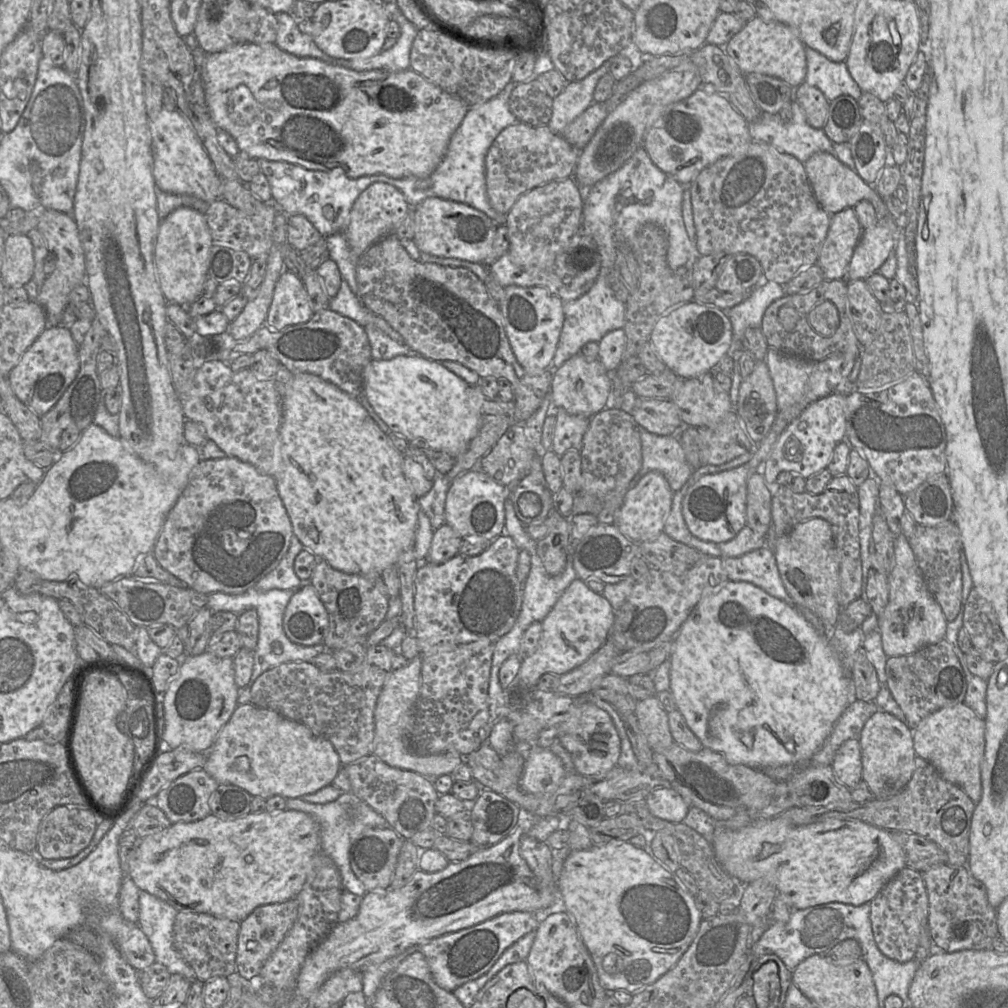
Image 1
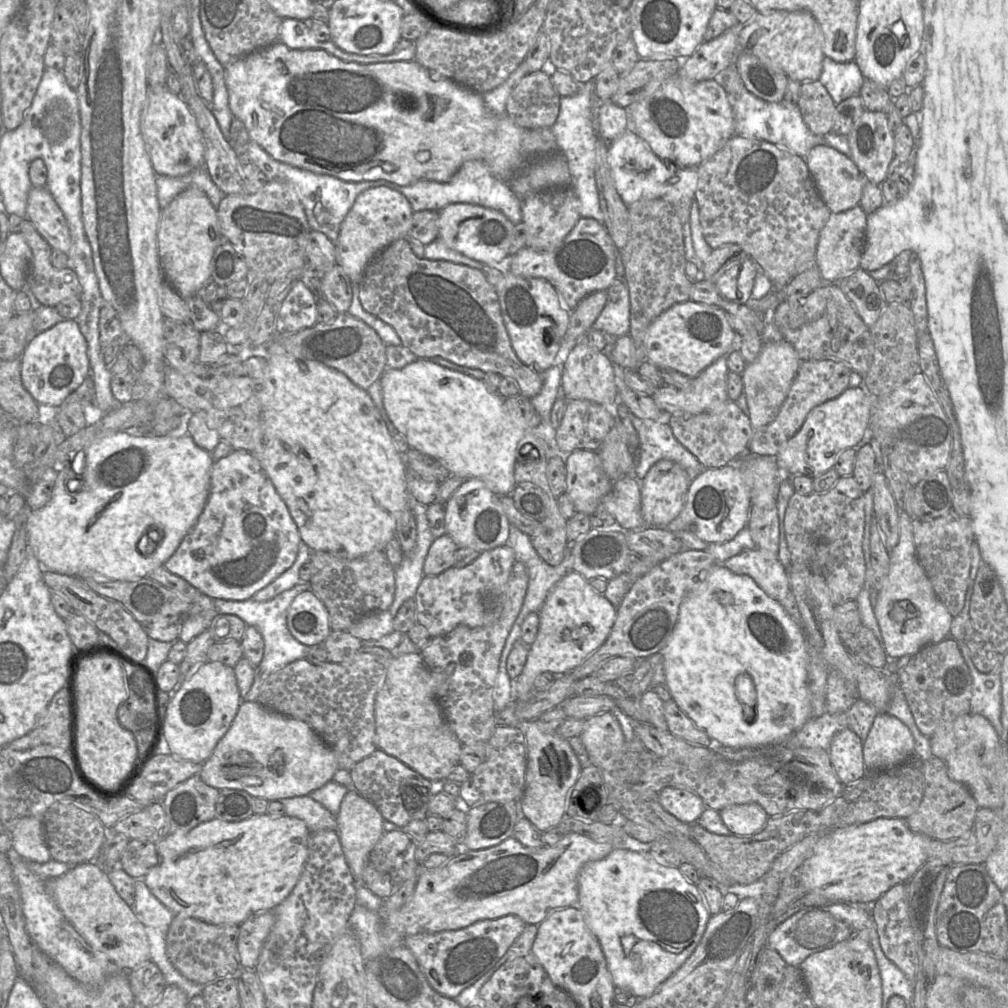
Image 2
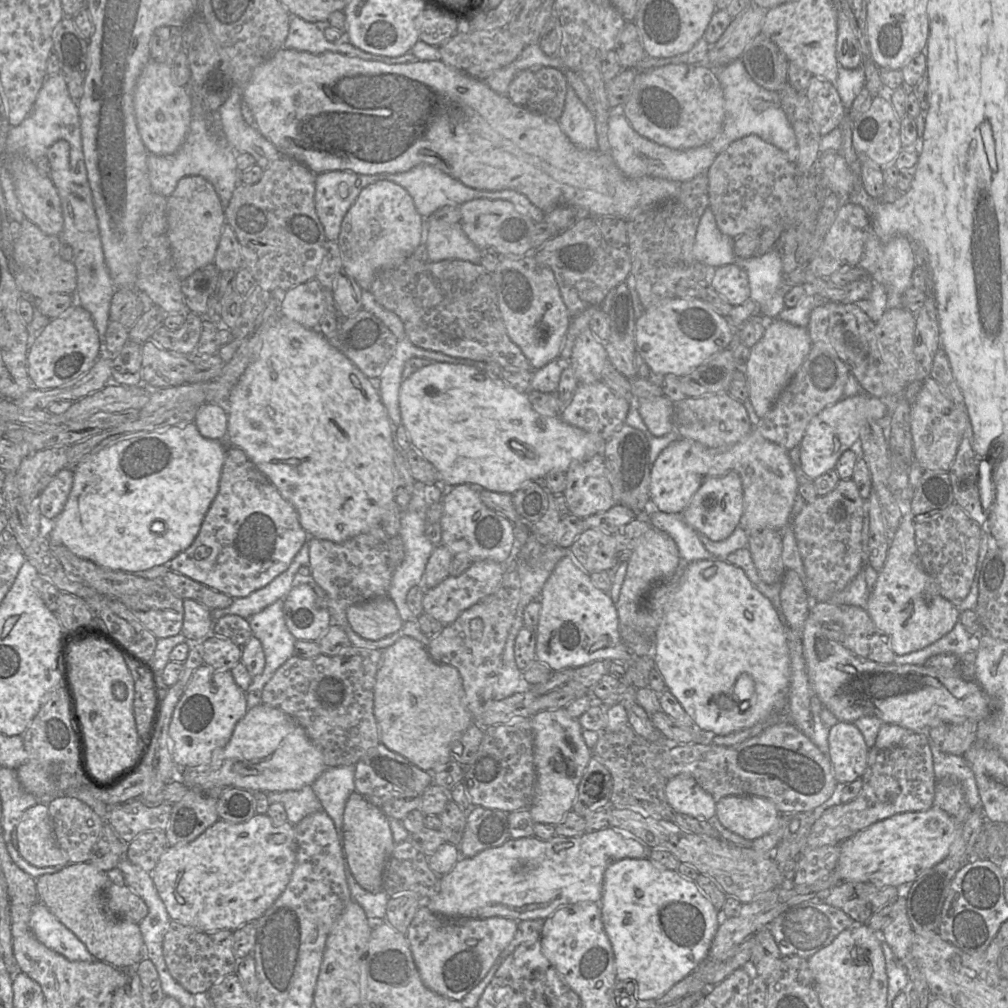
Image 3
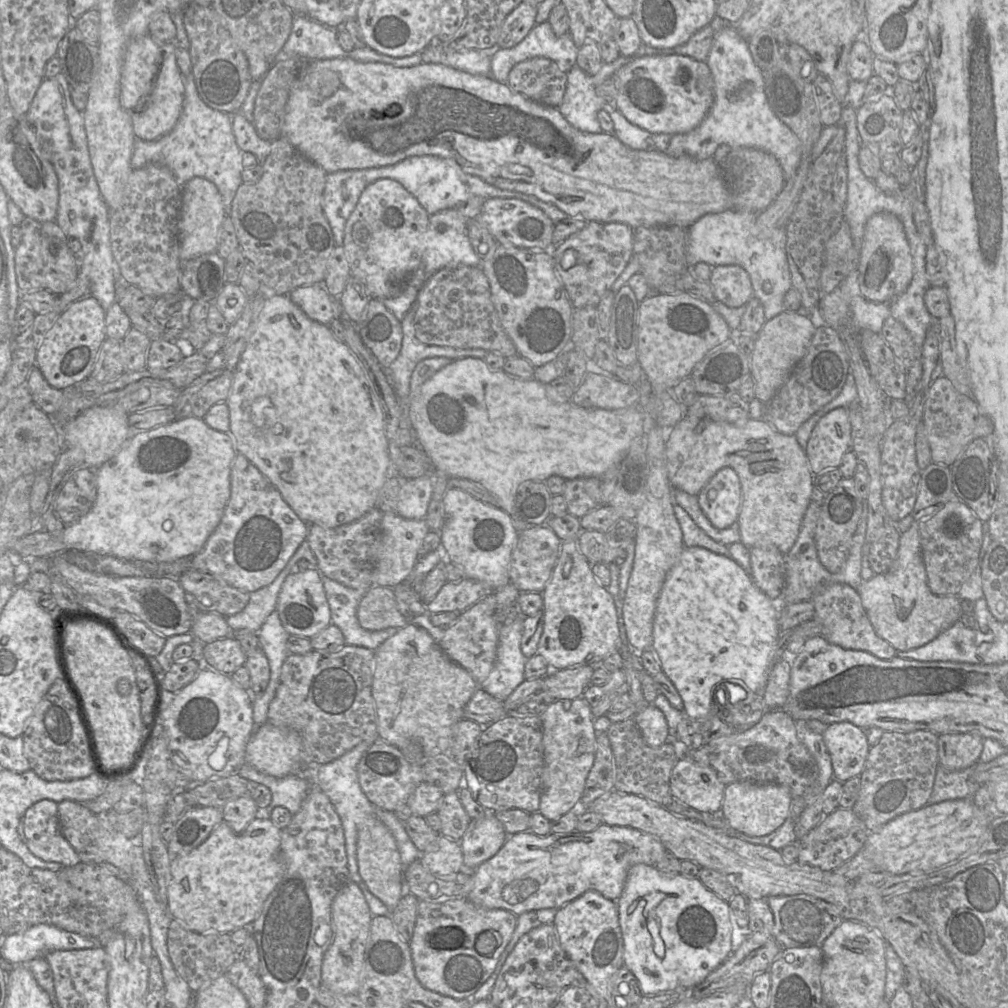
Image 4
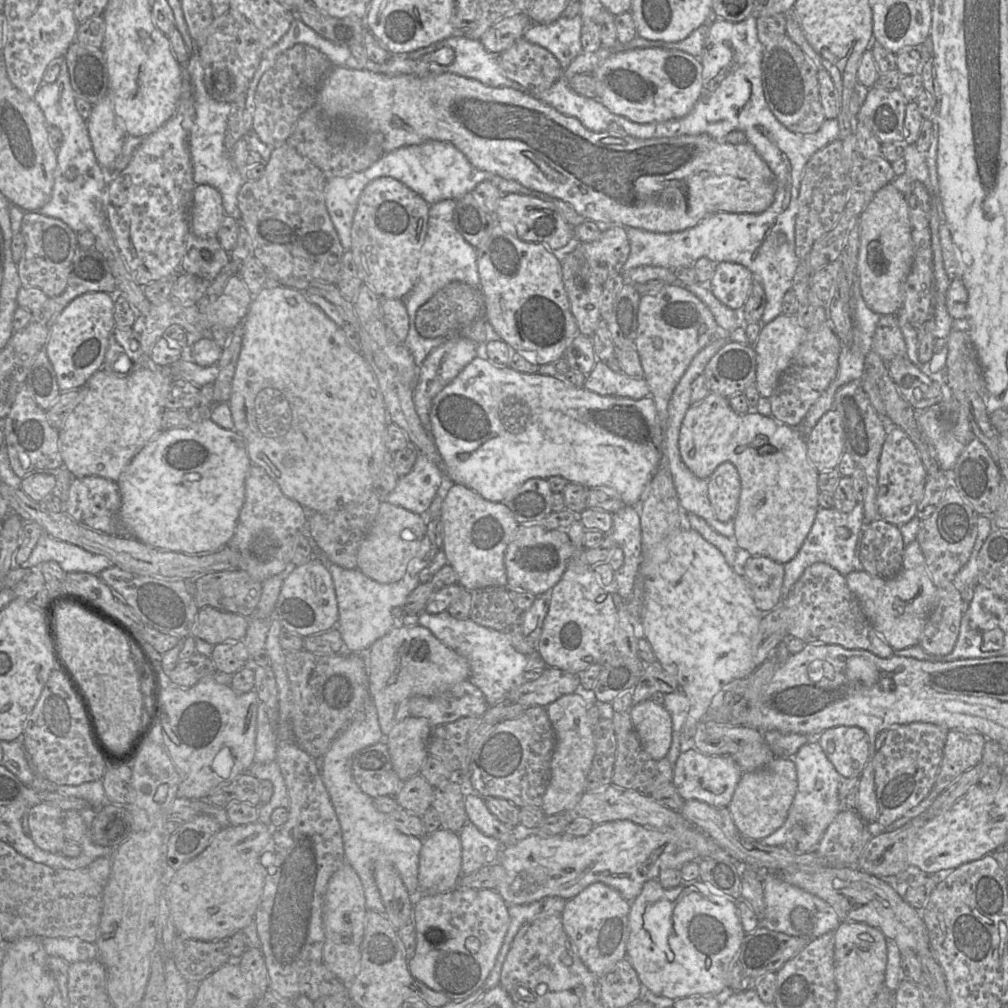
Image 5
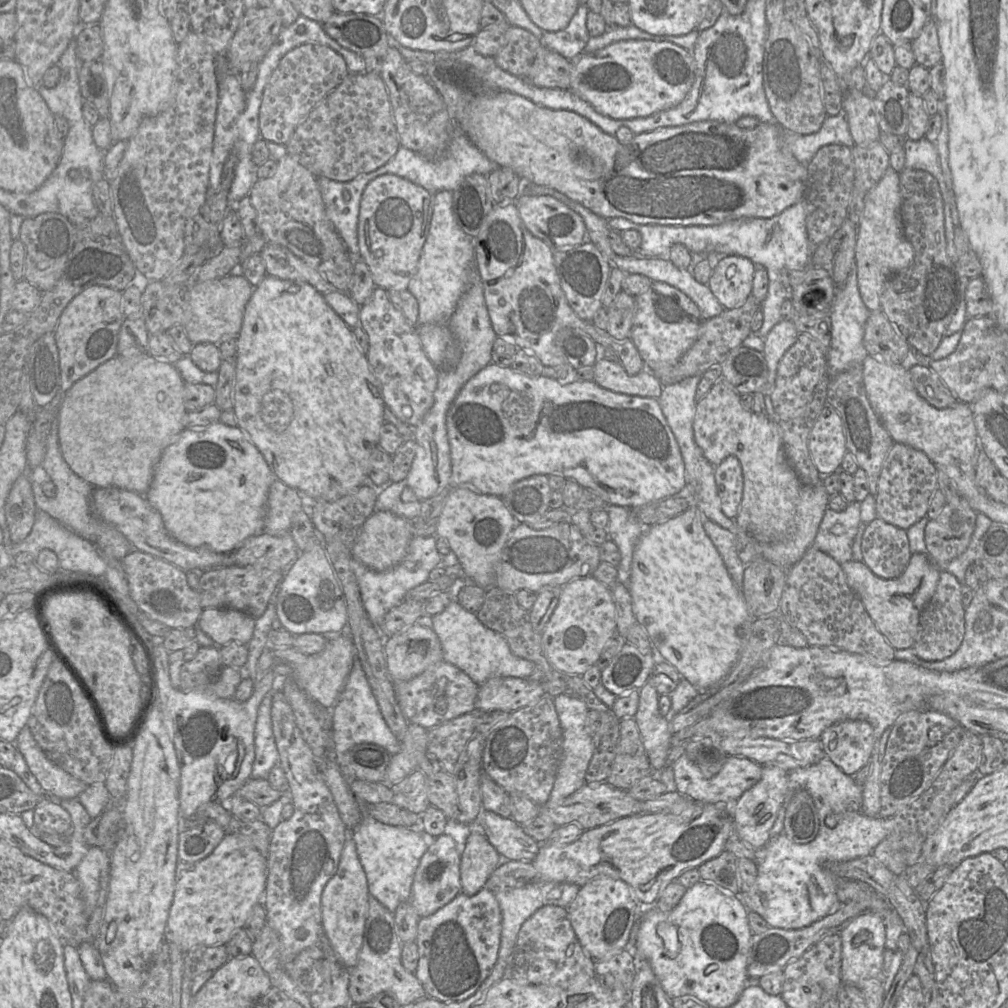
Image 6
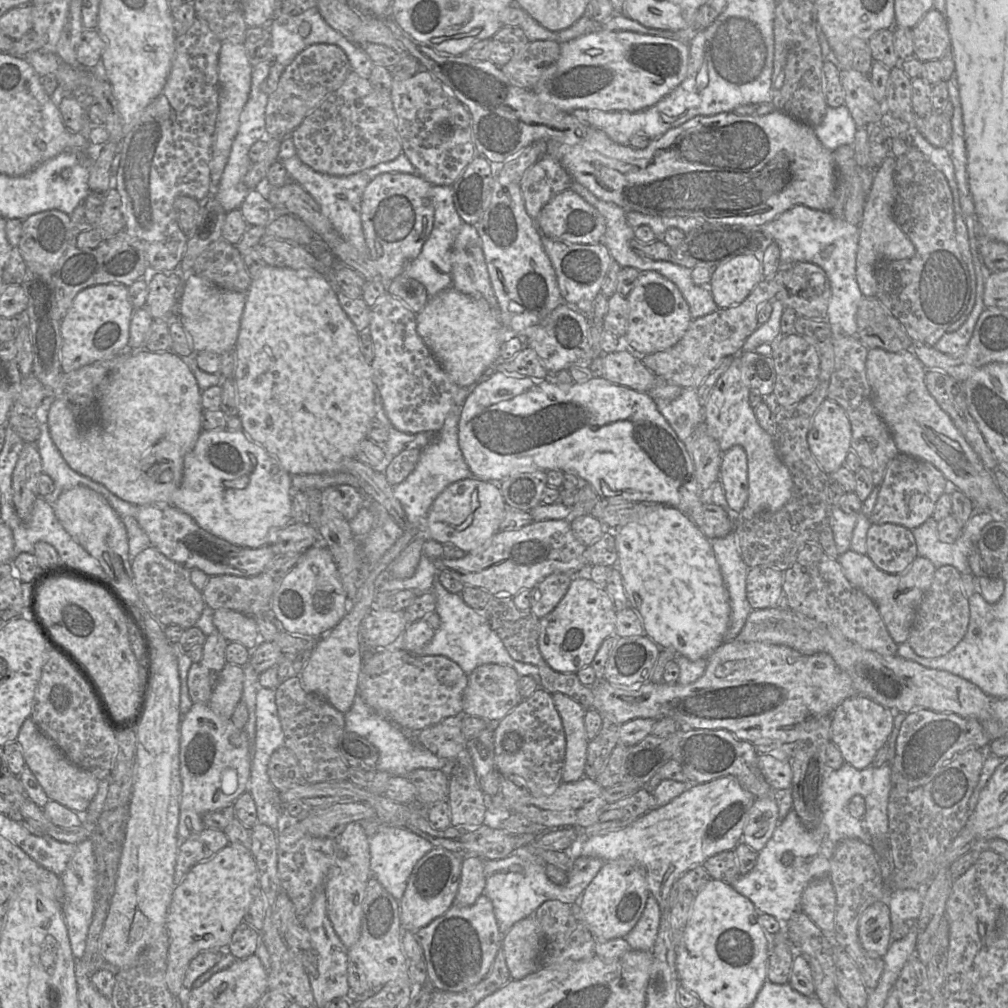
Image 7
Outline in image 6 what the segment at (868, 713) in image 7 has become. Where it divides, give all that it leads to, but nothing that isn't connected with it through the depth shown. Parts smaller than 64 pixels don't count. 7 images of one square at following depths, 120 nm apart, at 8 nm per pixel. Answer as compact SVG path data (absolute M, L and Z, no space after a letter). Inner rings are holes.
M865 720L837 722L819 740L826 757L850 776L870 763L875 742L873 727Z

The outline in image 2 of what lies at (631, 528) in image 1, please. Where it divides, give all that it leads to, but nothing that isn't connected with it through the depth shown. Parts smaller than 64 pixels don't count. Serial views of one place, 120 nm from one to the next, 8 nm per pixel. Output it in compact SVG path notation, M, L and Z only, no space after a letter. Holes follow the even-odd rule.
M656 462L640 481L641 514L647 526L665 528L681 512L691 478L677 463Z

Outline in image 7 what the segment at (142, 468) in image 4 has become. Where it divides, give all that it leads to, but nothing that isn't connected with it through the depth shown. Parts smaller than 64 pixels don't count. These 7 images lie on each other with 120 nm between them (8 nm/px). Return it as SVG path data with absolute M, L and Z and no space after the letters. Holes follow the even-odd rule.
M206 430L184 457L182 481L172 495L171 505L189 515L208 533L235 546L257 549L269 545L272 535L292 521L291 480L292 476L277 459L242 430Z

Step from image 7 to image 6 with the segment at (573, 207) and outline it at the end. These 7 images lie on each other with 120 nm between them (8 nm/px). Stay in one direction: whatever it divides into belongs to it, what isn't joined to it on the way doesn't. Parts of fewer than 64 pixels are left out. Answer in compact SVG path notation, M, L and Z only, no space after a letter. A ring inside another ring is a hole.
M521 194L515 200L515 205L526 229L553 251L573 249L587 240L586 226L582 217L551 196Z

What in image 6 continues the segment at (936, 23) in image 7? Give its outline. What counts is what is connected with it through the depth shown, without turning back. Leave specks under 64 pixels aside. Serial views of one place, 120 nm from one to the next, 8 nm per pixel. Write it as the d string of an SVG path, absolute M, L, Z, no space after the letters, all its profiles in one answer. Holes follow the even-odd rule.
M930 19L924 25L919 35L911 41L910 45L916 64L930 69L941 63L942 53L937 26L933 19Z

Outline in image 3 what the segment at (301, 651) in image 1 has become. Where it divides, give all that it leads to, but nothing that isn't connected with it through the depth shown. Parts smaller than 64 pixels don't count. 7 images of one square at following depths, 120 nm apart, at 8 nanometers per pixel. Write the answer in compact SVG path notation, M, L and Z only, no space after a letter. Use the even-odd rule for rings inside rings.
M279 599L247 619L253 635L262 644L265 655L263 672L252 678L246 691L248 709L262 703L264 686L275 672L294 656L296 639L289 631L284 616L284 600Z

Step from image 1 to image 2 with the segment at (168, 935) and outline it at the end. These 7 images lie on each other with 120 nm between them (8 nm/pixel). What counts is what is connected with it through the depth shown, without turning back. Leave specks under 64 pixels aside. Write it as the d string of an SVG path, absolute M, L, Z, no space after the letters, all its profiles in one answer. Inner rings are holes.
M143 878L136 879L135 902L131 908L147 934L150 960L160 969L167 985L180 987L188 999L201 995L204 986L184 977L167 956L166 937L175 914L151 893Z

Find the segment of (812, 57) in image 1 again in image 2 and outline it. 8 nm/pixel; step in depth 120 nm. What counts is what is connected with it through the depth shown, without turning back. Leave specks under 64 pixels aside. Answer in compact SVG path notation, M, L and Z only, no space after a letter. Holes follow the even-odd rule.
M825 57L822 73L818 80L837 105L849 97L859 95L866 79L854 61L835 62L831 58Z

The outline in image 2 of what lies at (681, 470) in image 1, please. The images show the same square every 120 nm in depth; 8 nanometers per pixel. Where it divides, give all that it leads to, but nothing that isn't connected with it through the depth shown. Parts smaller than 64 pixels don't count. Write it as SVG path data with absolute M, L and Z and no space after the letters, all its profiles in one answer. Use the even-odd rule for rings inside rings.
M630 411L631 423L640 440L640 458L634 477L641 481L658 461L666 459L679 464L694 479L703 470L703 465L673 435L667 421L638 418Z

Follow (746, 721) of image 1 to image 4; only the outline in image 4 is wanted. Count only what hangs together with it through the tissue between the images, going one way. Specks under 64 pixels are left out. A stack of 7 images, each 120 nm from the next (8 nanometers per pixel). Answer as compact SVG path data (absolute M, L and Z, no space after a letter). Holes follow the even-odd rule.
M698 546L683 549L657 600L652 649L661 670L680 694L683 712L688 718L701 720L709 716L717 688L725 682L742 684L745 691L764 694L770 670L775 664L778 638L778 612L774 601L756 587L751 576L736 561Z

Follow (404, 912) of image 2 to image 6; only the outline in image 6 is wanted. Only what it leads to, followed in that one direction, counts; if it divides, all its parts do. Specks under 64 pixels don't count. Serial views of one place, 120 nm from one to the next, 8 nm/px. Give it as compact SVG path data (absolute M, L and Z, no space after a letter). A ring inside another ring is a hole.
M736 801L727 803L693 802L679 814L669 812L641 813L619 818L610 823L585 830L574 842L567 845L541 843L532 864L537 871L537 881L567 882L583 886L599 875L610 876L626 882L640 906L654 906L668 883L690 868L698 868L705 861L725 850L725 843L735 829L733 808Z

